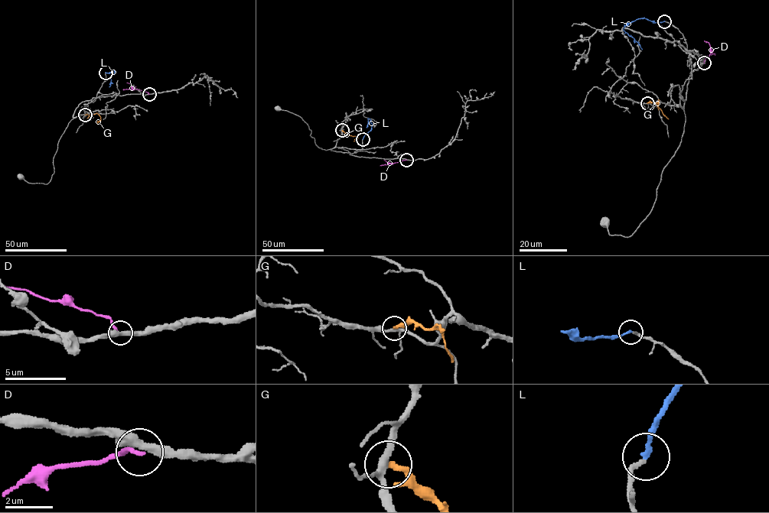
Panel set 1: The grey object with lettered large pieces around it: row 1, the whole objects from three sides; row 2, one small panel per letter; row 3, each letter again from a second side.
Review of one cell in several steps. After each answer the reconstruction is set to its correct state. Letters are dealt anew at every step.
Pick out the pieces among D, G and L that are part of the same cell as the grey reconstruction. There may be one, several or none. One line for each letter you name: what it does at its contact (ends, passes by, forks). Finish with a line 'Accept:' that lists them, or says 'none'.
L: It ends there
Accept: L

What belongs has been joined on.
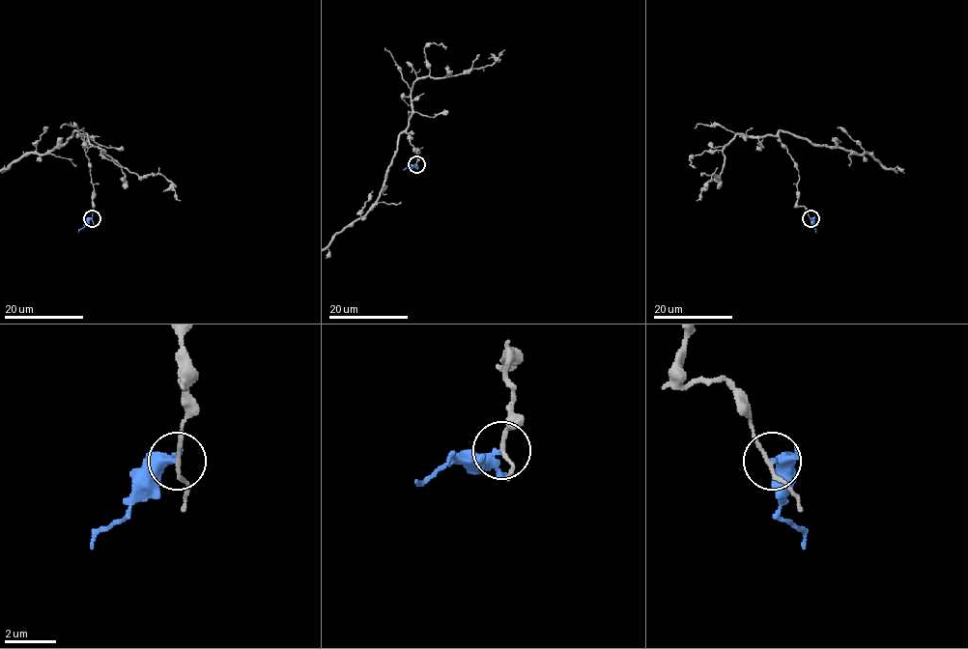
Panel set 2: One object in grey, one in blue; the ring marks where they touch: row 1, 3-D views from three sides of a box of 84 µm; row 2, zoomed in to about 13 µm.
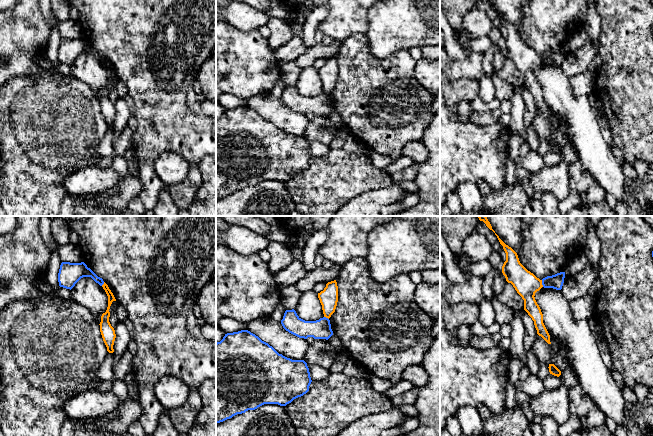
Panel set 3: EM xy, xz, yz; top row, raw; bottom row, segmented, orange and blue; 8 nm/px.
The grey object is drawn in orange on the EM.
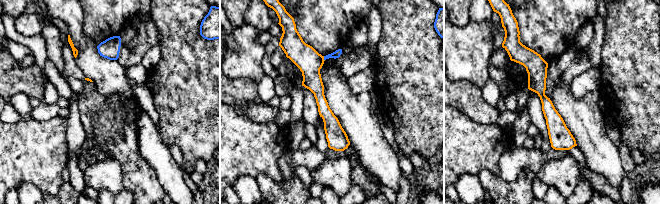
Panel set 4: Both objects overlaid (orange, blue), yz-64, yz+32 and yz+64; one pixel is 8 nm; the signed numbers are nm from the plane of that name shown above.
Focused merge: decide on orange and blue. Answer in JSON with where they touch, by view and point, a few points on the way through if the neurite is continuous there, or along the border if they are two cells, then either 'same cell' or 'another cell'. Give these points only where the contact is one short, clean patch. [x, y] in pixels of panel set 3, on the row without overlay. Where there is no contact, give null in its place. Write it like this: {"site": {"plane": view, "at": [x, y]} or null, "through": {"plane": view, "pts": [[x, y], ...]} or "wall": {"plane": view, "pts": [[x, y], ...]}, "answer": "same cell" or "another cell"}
{"site": {"plane": "yz", "at": [541, 59]}, "wall": {"plane": "yz", "pts": [[541, 56], [543, 62]]}, "answer": "another cell"}

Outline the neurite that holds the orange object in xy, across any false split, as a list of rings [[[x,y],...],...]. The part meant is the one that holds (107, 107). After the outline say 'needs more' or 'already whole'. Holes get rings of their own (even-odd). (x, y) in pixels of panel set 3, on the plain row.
[[[104,58],[104,60],[102,61],[103,65],[105,66],[107,72],[108,72],[108,83],[105,89],[102,90],[101,92],[101,98],[100,98],[100,108],[103,114],[103,117],[107,123],[107,127],[109,129],[113,129],[114,125],[113,125],[113,121],[114,121],[114,117],[116,114],[116,110],[115,110],[115,106],[114,104],[111,102],[110,98],[109,98],[109,93],[110,93],[110,82],[112,80],[113,77],[116,77],[113,69],[111,68],[111,66],[109,65],[108,61]]]; already whole

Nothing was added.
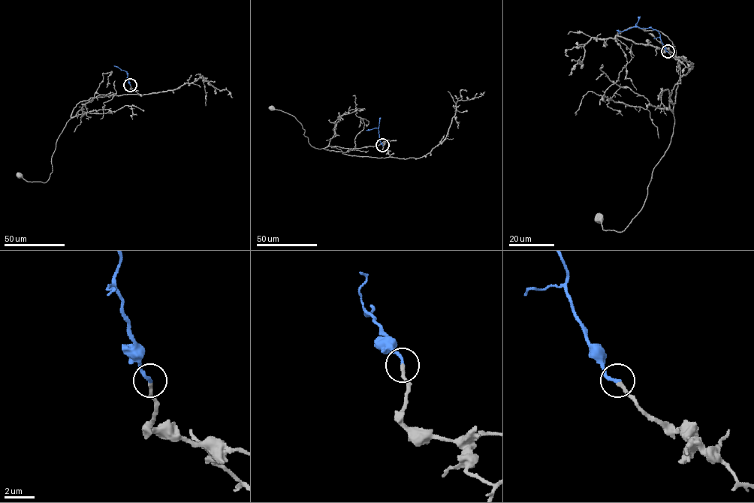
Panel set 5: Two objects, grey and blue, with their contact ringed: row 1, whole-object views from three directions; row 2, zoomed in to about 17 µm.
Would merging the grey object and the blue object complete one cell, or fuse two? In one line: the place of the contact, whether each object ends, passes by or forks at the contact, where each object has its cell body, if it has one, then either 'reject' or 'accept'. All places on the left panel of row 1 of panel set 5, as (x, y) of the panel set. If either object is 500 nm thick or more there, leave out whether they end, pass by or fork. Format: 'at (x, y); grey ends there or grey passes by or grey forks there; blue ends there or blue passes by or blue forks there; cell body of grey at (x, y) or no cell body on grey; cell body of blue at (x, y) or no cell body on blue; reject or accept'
at (130, 85); grey ends there; blue ends there; cell body of grey at (19, 175); no cell body on blue; accept

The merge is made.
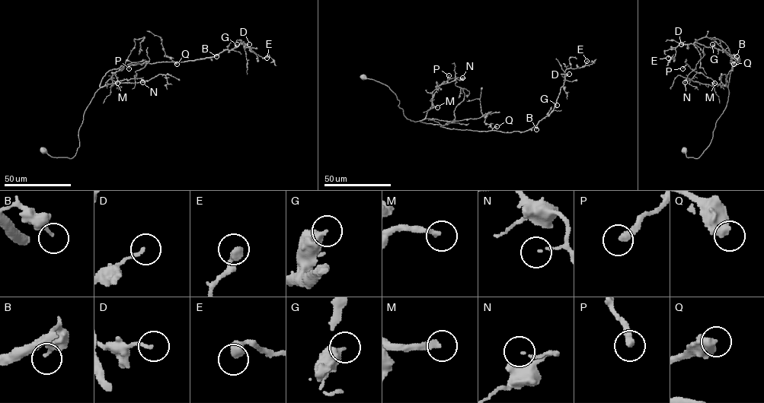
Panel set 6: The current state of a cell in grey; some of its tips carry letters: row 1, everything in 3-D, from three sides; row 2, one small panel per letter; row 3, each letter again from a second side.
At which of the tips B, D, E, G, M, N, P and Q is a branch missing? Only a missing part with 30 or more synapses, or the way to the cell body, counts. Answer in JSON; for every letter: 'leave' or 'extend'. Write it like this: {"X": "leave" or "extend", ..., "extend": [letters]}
{"B": "leave", "D": "leave", "E": "leave", "G": "leave", "M": "extend", "N": "leave", "P": "leave", "Q": "leave", "extend": ["M"]}

